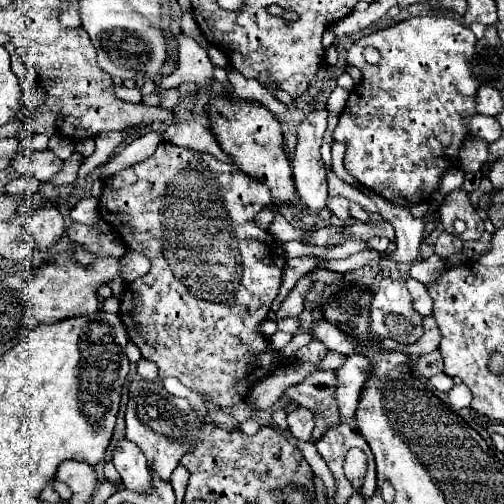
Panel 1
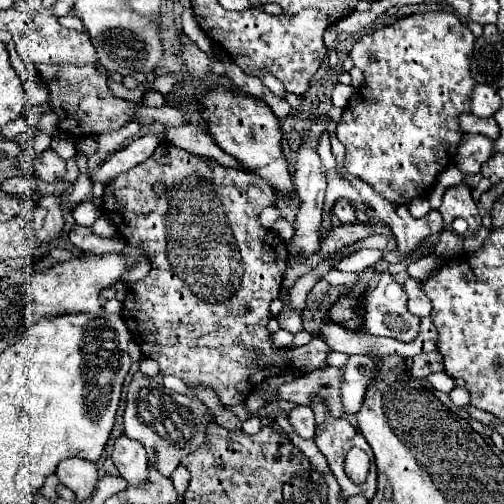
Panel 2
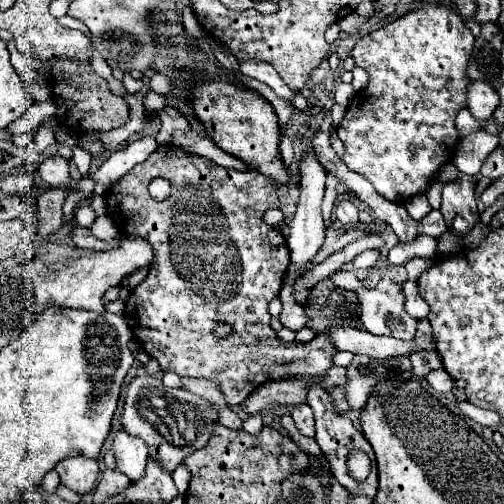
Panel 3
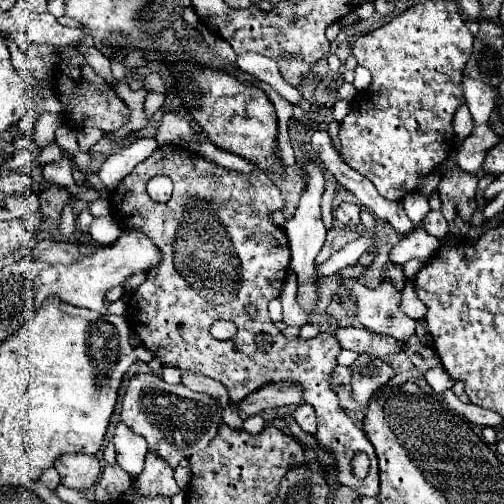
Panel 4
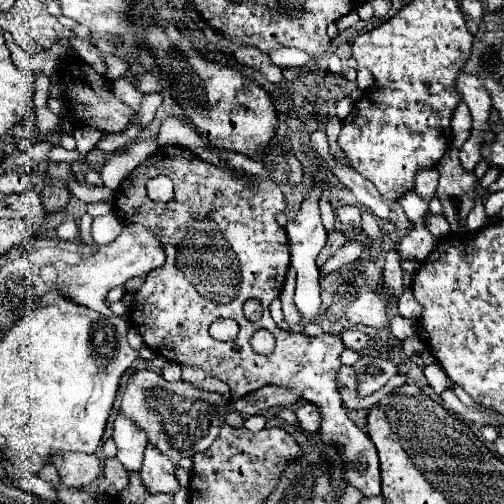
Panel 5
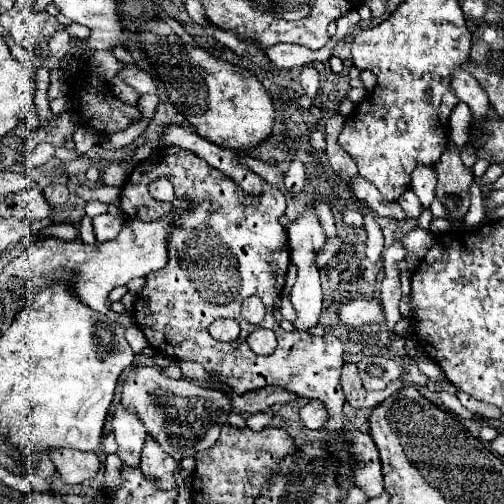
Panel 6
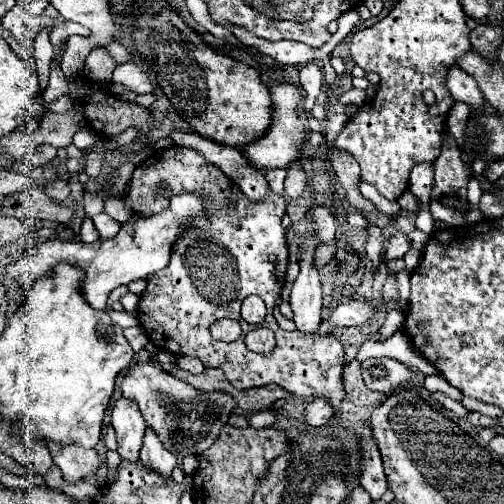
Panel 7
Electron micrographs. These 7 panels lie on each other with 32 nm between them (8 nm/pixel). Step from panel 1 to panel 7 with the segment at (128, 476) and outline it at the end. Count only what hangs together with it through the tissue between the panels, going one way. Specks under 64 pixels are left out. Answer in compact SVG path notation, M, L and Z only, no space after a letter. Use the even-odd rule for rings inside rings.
M120 398L112 408L112 426L116 430L120 458L128 462L138 462L146 424L136 404L126 398Z

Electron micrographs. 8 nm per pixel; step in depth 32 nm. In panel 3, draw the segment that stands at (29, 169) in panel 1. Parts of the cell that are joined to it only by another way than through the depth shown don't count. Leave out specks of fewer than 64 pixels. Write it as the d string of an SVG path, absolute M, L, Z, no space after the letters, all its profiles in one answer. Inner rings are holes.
M46 156L44 162L34 166L40 174L40 178L44 182L48 182L50 186L70 186L70 178L68 178L68 160L64 160L62 156Z

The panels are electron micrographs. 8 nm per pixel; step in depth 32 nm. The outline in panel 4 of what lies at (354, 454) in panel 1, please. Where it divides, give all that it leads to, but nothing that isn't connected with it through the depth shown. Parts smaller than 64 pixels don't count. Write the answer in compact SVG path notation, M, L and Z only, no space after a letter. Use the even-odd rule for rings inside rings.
M363 452L356 454L351 462L353 473L360 479L367 476L369 465L370 461L367 455Z

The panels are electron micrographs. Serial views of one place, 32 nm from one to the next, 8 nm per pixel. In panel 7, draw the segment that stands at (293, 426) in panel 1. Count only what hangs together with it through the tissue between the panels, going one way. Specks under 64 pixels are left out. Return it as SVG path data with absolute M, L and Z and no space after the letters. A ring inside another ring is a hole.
M314 398L312 402L308 402L306 410L304 410L304 420L308 426L324 426L330 418L334 416L332 406L324 400L324 398Z

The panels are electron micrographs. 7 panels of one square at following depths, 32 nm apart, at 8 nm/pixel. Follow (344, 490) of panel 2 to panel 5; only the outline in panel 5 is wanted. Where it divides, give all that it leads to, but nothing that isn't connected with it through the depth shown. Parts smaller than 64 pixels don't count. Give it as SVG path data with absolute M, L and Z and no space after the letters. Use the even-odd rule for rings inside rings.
M162 146L162 148L158 148L148 160L144 160L142 164L138 164L138 166L134 168L134 172L120 184L120 188L116 190L116 196L114 196L114 214L116 214L116 218L120 218L120 222L124 222L124 224L144 224L146 228L160 228L160 236L162 236L160 240L164 240L164 254L166 254L164 268L156 268L156 272L148 272L146 282L144 282L144 284L138 288L138 292L134 294L132 304L130 304L130 310L128 310L128 314L130 314L130 322L132 322L130 326L136 328L136 330L142 334L144 344L146 344L152 352L156 352L158 356L162 356L164 360L168 360L168 362L176 362L176 364L180 364L180 366L196 366L196 368L204 370L206 374L210 374L210 376L222 380L224 384L228 384L228 386L230 386L230 394L232 394L232 398L242 398L242 396L246 396L246 394L250 394L250 392L254 392L254 390L258 390L258 388L262 388L262 386L268 386L268 384L278 384L278 386L286 386L286 388L298 390L298 392L302 394L302 398L306 398L306 402L312 402L312 404L316 404L316 406L320 408L322 424L320 424L318 434L320 434L320 438L322 438L324 444L334 444L334 446L342 452L342 456L340 456L342 462L344 462L344 474L342 474L342 478L344 478L350 486L356 488L356 482L358 482L356 476L360 476L362 484L358 486L358 490L360 490L364 496L380 496L380 492L382 492L382 484L380 484L380 466L378 466L378 454L376 454L376 448L369 436L367 436L365 432L362 432L362 430L360 430L360 428L346 416L346 410L344 410L342 400L340 400L340 392L338 392L338 388L336 388L336 370L340 368L340 352L344 350L344 344L342 344L340 338L334 336L334 334L320 334L320 336L316 336L316 338L306 338L304 334L288 334L288 332L280 330L280 328L274 324L274 320L270 318L268 304L270 304L274 298L280 296L282 286L284 286L284 280L286 280L286 270L288 270L288 266L290 266L288 236L286 236L284 228L282 228L282 226L276 222L276 218L274 218L276 212L282 212L284 208L286 208L286 202L284 202L284 196L282 196L280 188L278 188L270 178L266 178L266 176L254 176L254 182L246 182L246 176L238 176L238 174L234 174L234 172L230 172L230 170L222 170L222 168L210 164L210 162L204 162L204 160L198 158L194 152L190 152L190 150L182 150L182 146ZM158 174L166 174L166 176L170 176L172 182L174 182L174 198L172 198L170 202L166 202L166 204L152 202L152 200L148 198L148 194L146 194L146 182L148 182L150 178L158 176ZM246 300L258 300L258 302L260 302L260 306L262 306L262 318L260 318L260 320L252 322L252 320L248 320L248 318L244 316L242 306L244 306ZM216 318L232 318L232 320L240 326L238 336L236 336L234 340L230 340L230 342L214 340L214 338L208 334L208 328L210 328L210 324L212 324ZM256 330L270 330L270 332L274 334L274 338L276 338L276 348L274 348L270 354L266 354L266 356L254 352L252 346L250 346L250 334L256 332ZM361 455L368 458L368 470L366 470L364 476L358 474L356 468L354 468L354 462L356 462Z

